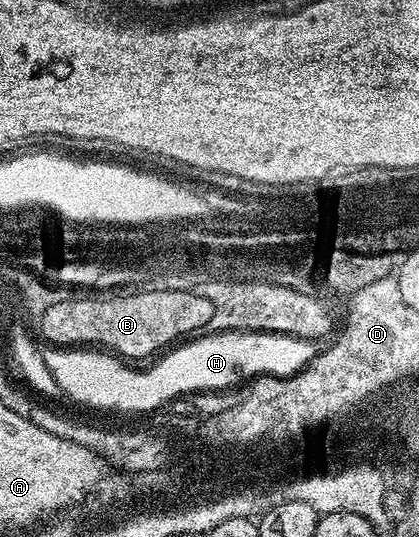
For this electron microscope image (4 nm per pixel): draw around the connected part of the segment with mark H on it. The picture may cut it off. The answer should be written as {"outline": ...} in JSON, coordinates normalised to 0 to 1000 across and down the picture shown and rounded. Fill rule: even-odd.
{"outline":[[[527,616],[484,624],[465,629],[477,633],[458,631],[411,646],[391,670],[372,669],[370,680],[344,693],[332,693],[310,676],[289,685],[294,670],[255,652],[210,652],[200,646],[189,657],[162,657],[153,646],[122,644],[110,650],[107,661],[117,689],[146,719],[153,739],[172,737],[184,750],[210,752],[217,760],[368,769],[399,745],[439,734],[551,726],[568,708],[587,711],[613,700],[695,700],[733,683],[757,654],[749,633],[659,618]]]}

